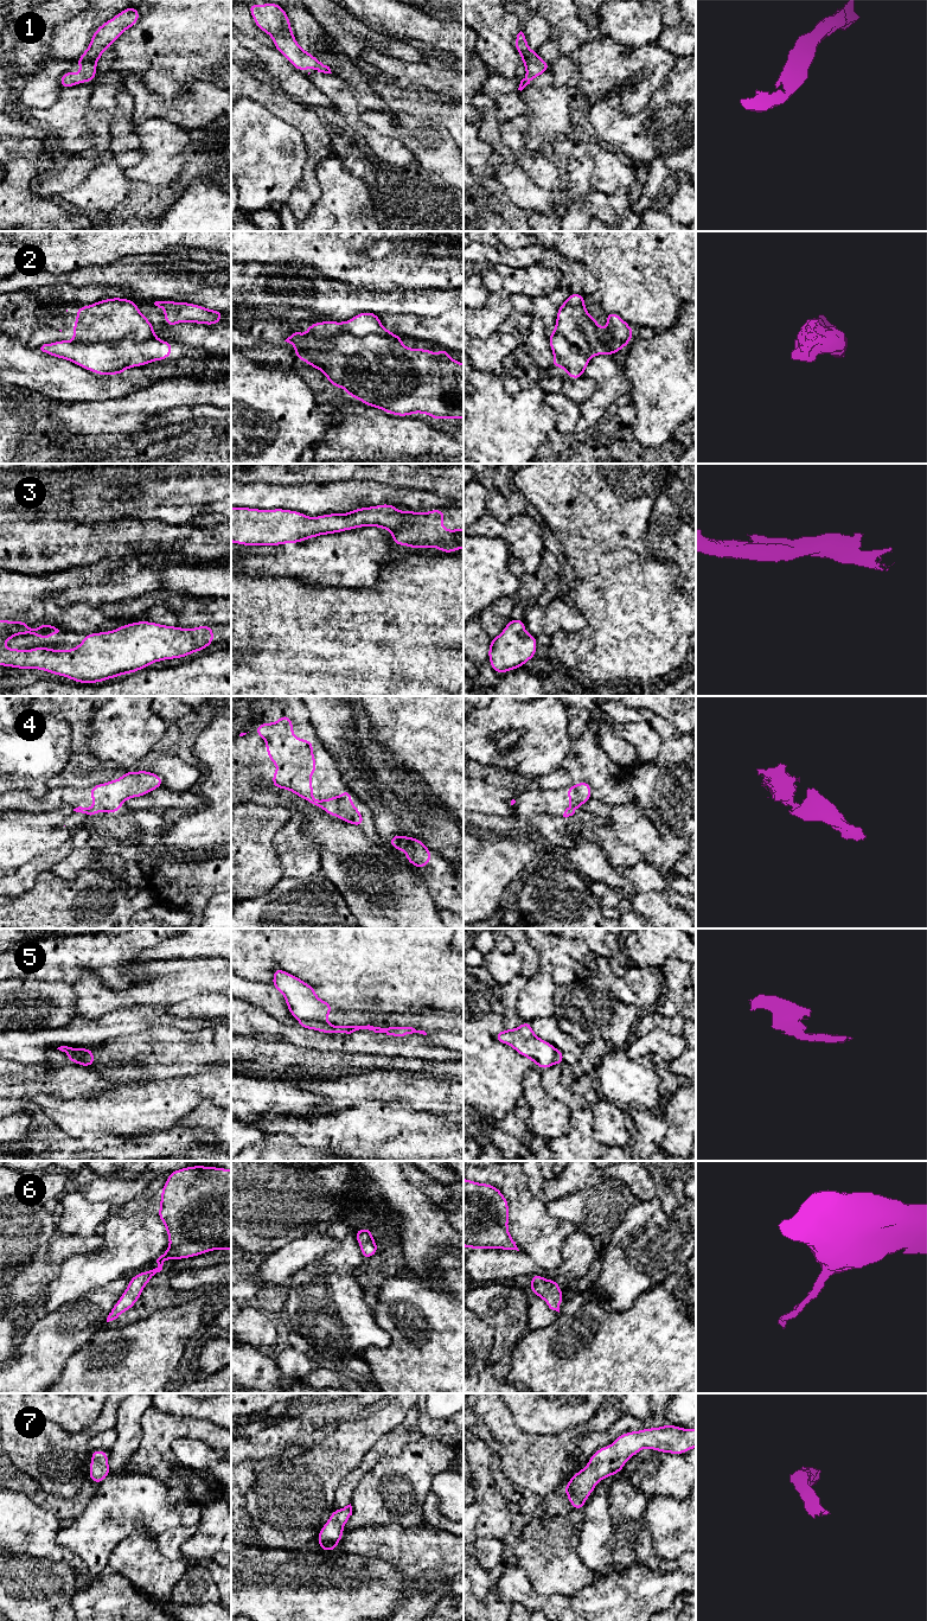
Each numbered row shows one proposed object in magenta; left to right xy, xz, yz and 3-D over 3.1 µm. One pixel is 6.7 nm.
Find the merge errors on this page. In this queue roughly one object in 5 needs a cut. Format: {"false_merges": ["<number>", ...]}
{"false_merges": ["2", "5"]}

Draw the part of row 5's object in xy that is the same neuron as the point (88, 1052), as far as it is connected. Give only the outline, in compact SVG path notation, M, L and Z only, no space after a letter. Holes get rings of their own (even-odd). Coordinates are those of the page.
M60 1046L57 1049L62 1051L62 1052L65 1052L66 1054L69 1052L81 1052L81 1053L83 1053L85 1055L87 1061L89 1064L96 1062L95 1061L95 1055L92 1053L92 1048L72 1048L72 1047L68 1047L68 1046Z

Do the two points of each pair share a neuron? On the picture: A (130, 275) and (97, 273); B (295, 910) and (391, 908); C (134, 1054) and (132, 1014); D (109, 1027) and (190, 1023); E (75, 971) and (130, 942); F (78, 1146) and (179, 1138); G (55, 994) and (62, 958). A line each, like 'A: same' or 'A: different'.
A: same
B: different
C: different
D: same
E: same
F: same
G: different

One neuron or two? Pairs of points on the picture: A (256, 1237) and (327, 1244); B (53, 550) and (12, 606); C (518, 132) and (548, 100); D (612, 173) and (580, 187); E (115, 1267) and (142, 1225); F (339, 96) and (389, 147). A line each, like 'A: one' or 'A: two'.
A: two
B: two
C: two
D: two
E: one
F: one

